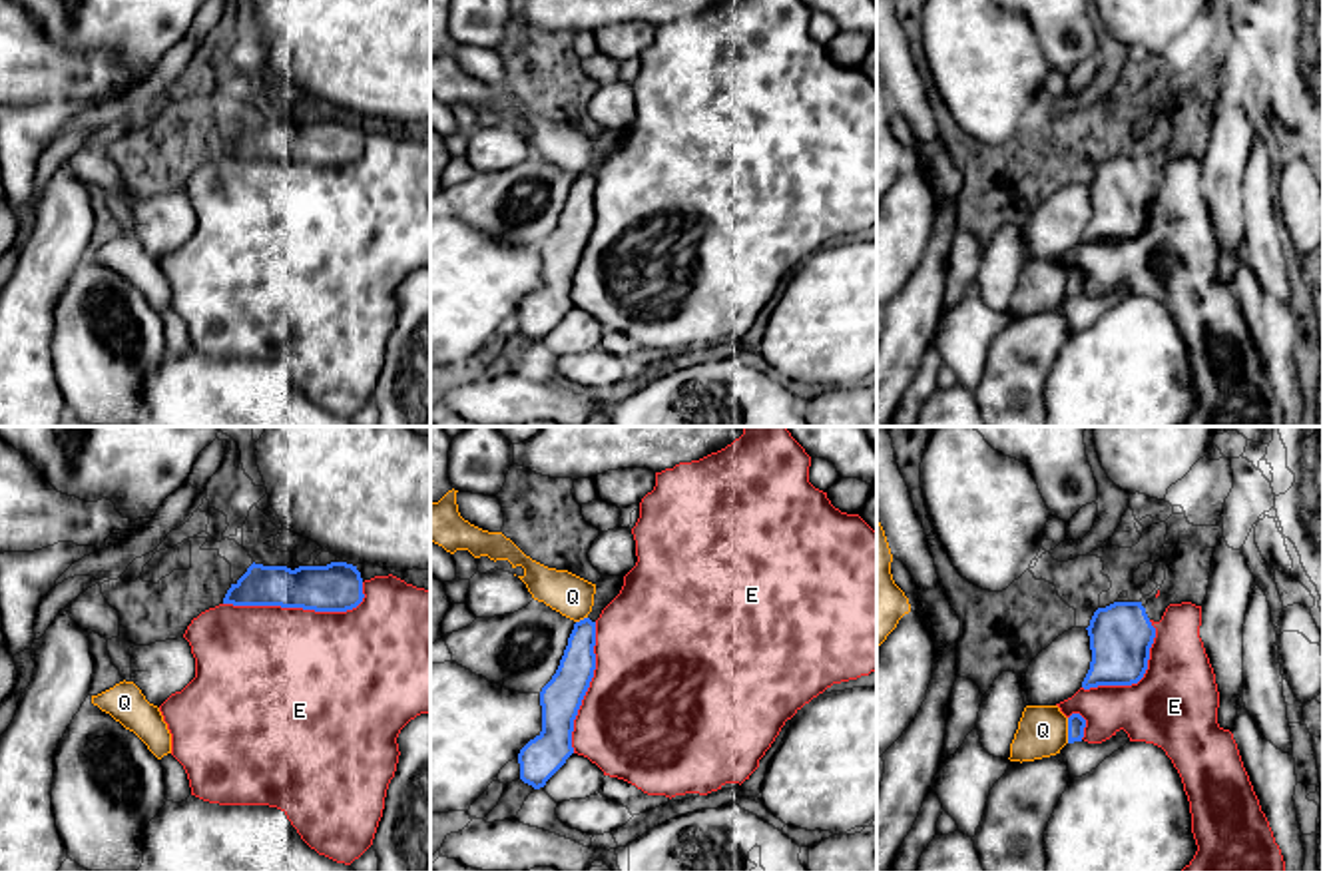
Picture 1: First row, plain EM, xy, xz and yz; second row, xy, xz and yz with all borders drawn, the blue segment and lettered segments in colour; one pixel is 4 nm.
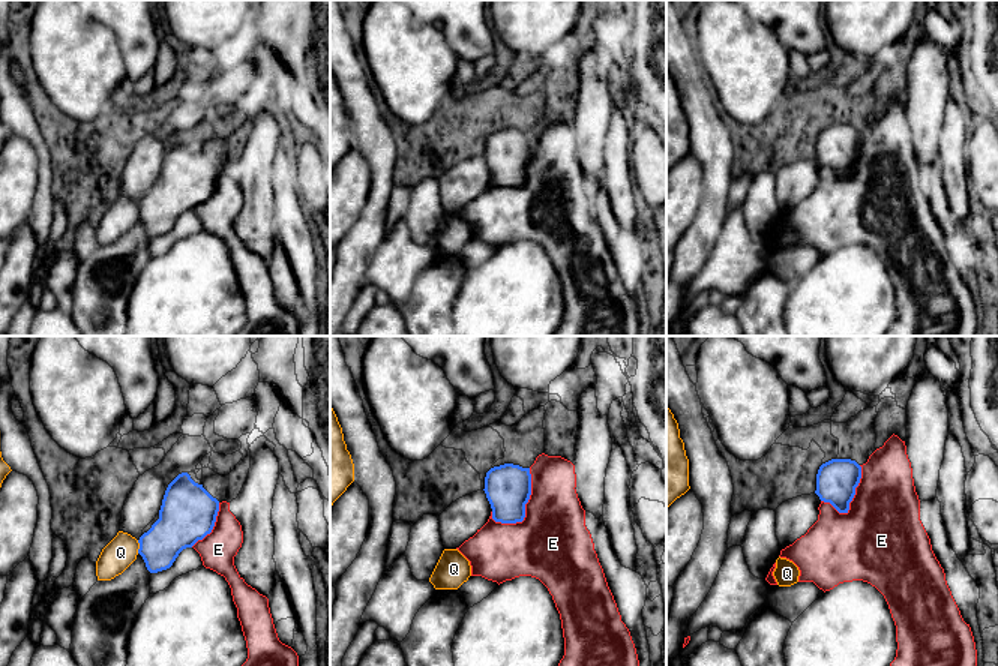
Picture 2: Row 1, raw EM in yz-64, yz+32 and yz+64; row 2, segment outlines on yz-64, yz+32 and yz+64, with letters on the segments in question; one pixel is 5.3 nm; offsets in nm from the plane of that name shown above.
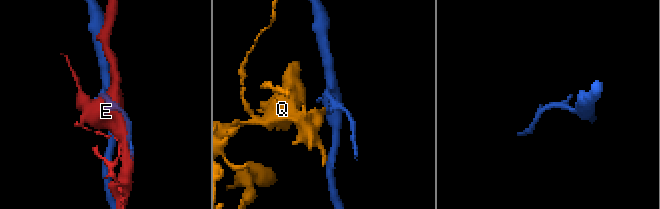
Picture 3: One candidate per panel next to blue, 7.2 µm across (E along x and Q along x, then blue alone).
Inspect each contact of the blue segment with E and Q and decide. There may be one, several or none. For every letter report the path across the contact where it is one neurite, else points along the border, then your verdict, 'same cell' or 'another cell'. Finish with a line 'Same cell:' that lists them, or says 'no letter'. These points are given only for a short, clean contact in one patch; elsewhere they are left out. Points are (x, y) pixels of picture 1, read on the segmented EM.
E: another cell
Q: another cell
Same cell: no letter

